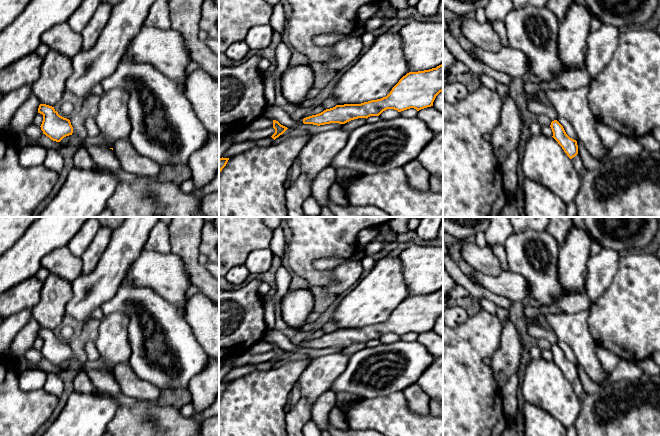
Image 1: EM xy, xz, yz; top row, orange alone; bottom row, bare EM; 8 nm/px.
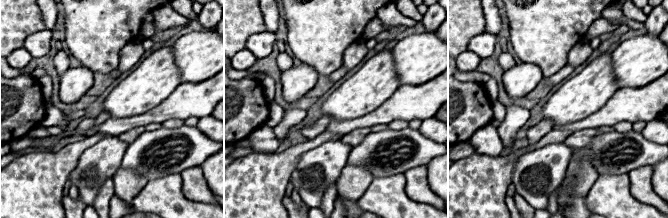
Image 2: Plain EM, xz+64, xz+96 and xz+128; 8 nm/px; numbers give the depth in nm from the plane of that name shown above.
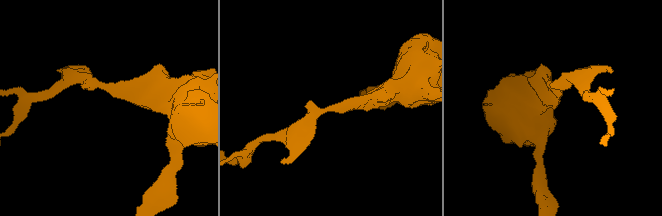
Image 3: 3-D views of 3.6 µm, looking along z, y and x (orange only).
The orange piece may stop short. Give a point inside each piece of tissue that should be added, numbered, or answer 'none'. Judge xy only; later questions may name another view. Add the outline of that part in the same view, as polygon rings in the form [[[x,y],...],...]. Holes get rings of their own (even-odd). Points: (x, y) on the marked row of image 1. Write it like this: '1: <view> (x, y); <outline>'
none

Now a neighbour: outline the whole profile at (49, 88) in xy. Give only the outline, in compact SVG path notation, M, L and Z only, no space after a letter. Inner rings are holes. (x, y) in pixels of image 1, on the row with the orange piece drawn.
M50 49L42 60L39 78L31 85L32 94L41 104L53 107L61 100L71 73L71 59Z

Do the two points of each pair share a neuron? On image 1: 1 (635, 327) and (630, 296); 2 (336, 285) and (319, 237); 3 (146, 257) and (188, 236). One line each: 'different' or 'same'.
1: same
2: different
3: different

